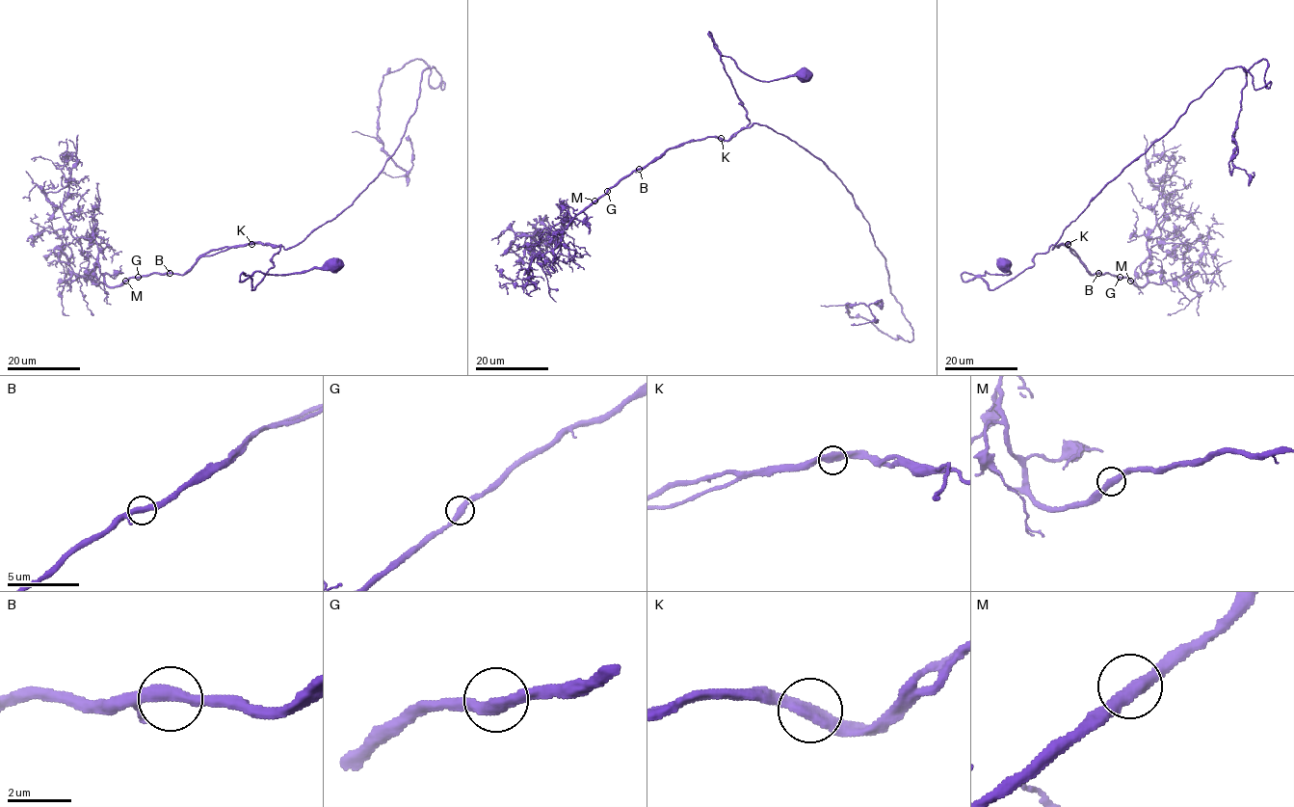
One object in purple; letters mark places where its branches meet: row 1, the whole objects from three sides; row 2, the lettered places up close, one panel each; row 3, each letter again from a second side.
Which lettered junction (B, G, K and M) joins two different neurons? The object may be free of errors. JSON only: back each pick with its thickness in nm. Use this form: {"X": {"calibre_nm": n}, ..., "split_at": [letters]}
{"split_at": []}

